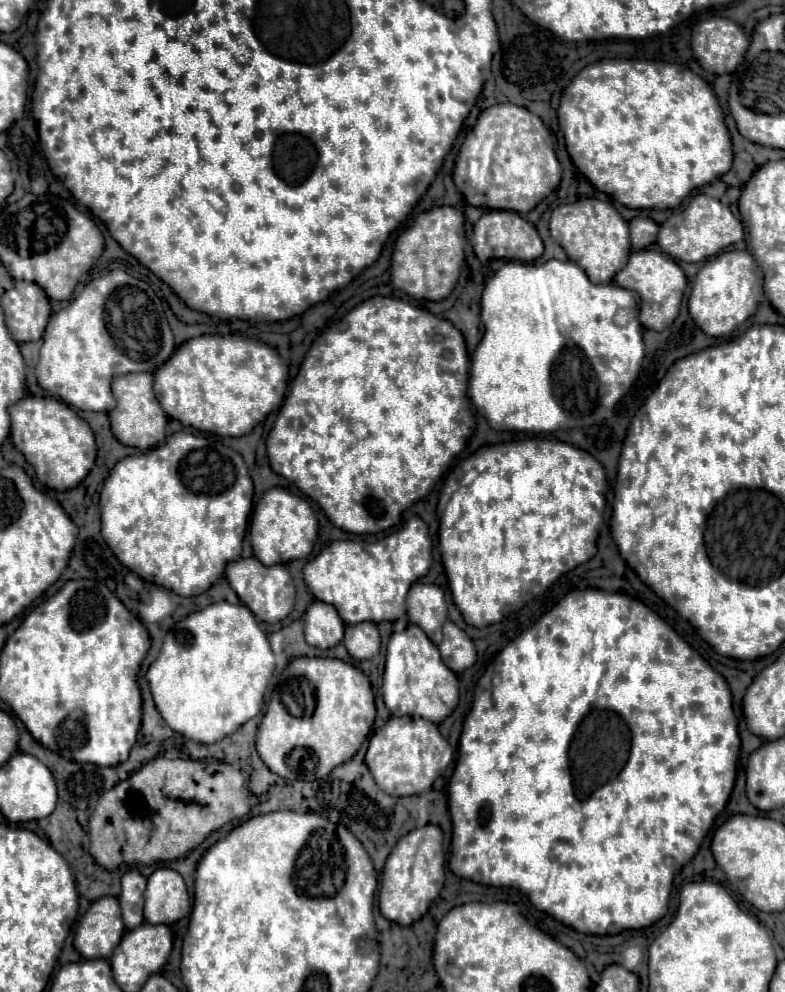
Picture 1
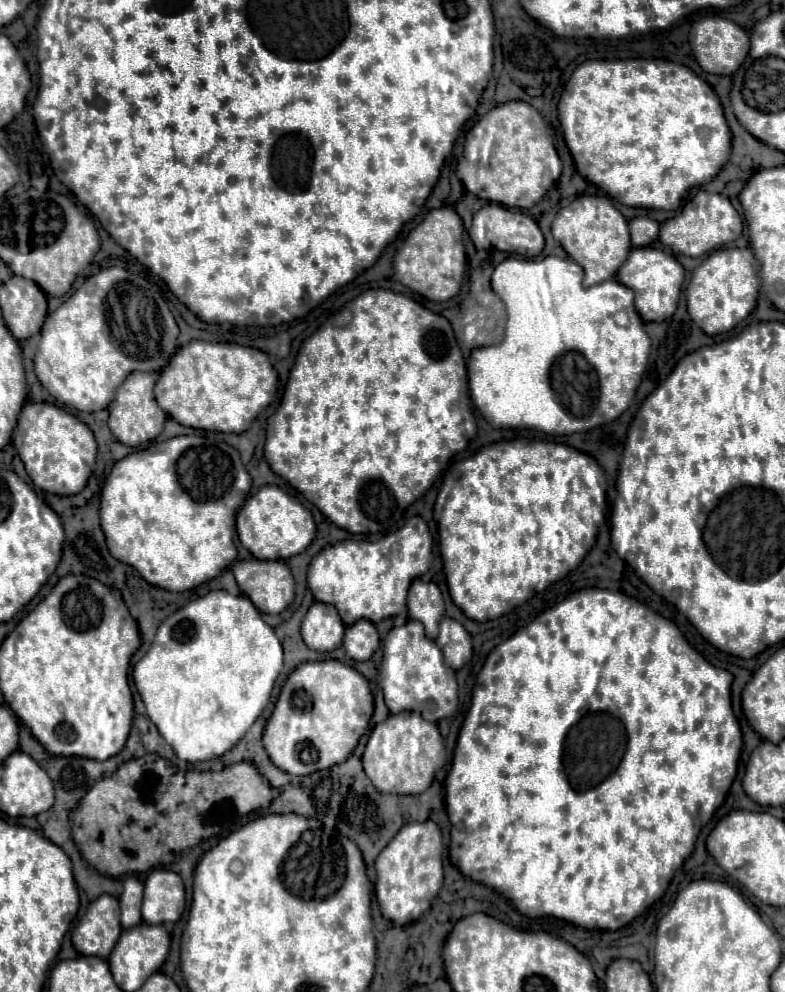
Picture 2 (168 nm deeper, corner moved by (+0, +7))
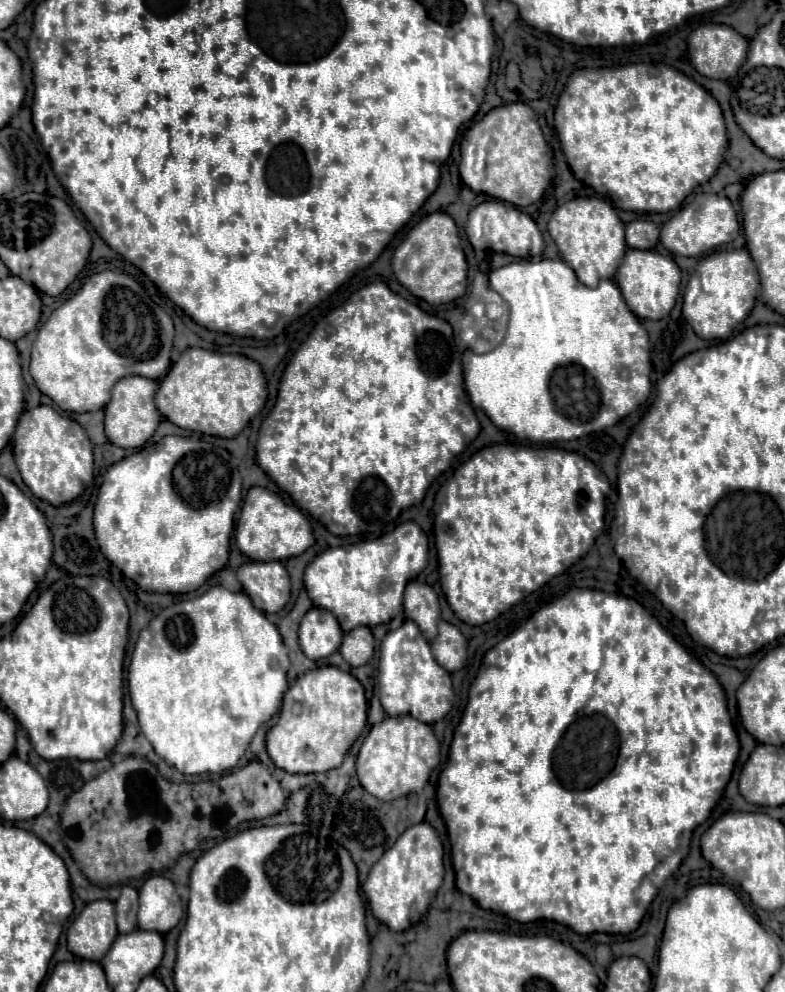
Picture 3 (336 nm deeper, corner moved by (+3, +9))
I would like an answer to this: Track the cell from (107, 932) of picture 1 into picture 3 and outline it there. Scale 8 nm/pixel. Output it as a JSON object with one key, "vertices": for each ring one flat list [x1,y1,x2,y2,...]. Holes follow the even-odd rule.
{"vertices":[[108,899,88,903,66,931,68,949,76,957,90,961,100,961,116,935,114,903]]}

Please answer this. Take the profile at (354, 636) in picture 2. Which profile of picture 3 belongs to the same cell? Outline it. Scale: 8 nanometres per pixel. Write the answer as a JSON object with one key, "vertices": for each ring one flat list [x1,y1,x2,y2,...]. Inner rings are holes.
{"vertices":[[356,627,354,631,348,631,344,635,340,653,354,667,368,663,374,653,374,635,370,627]]}

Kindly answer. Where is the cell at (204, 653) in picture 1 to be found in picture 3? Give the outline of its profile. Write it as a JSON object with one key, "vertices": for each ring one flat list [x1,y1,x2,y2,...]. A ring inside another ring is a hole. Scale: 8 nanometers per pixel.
{"vertices":[[220,585,208,589,204,595,198,595,190,601,182,601,182,603,174,603,172,607,166,607,164,611,160,611,160,615,156,615,150,625,146,629,142,629,136,649,132,653,132,661,127,669,127,686,130,689,130,697,132,697,132,705,138,713,138,723,142,733,146,735,146,739,152,743,154,751,168,763,174,765,178,771,188,773,188,775,198,775,198,773,222,773,230,767,234,767,238,763,238,759,244,755,250,739,254,737,254,733,258,731,258,727,266,721,272,719,272,715,280,709,282,705,282,695,288,687,286,683,286,671,290,667,288,661,288,653,286,647,282,643,282,637,278,633,278,629,262,615,262,611,254,609,254,605,250,603,250,597,242,591,232,593]]}

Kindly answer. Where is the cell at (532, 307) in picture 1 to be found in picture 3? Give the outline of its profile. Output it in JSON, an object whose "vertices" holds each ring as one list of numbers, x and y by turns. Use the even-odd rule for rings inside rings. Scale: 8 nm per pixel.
{"vertices":[[562,259,516,261,492,270,488,277,489,286,510,305,508,333,496,349,484,355,464,351,462,367,470,403,482,409,496,427,538,443,570,441,614,425,646,401,652,371,648,333,640,319,628,309,614,281,602,279,598,287,586,287],[574,383,582,383,580,389,586,389,576,401,572,397]]}

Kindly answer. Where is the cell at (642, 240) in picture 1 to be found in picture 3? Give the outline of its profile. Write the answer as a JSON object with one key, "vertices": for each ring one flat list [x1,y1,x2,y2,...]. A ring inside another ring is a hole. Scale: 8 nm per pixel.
{"vertices":[[636,219,626,223,626,243,632,249,652,249,658,241,658,225,652,221]]}

